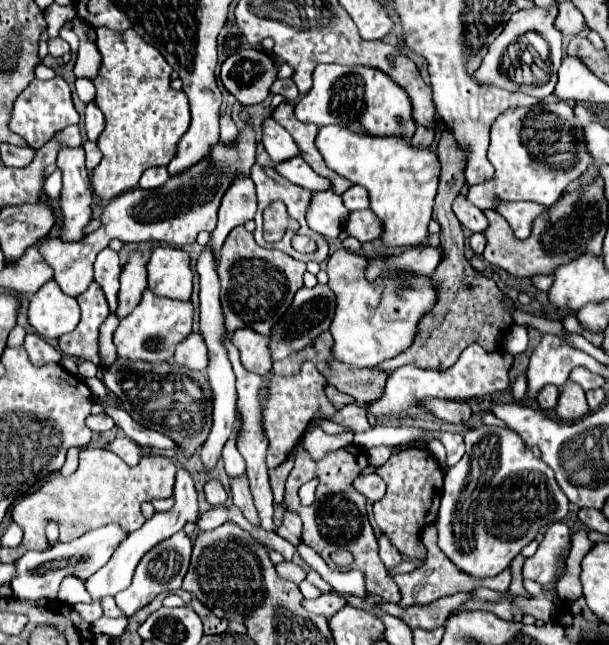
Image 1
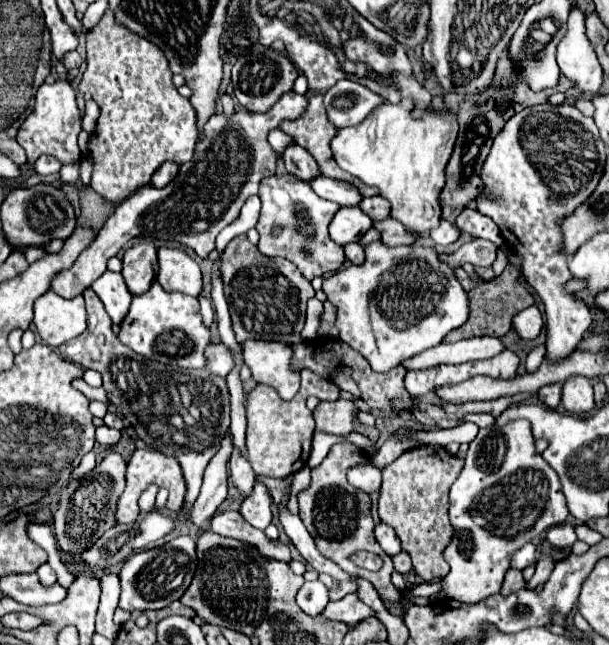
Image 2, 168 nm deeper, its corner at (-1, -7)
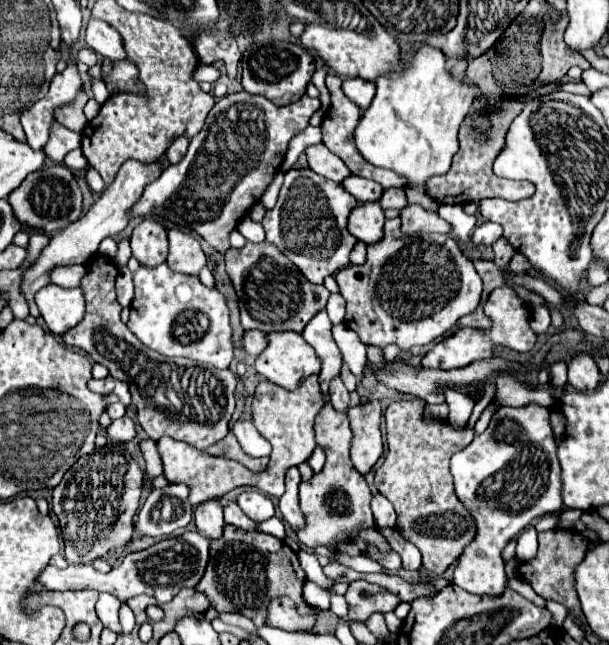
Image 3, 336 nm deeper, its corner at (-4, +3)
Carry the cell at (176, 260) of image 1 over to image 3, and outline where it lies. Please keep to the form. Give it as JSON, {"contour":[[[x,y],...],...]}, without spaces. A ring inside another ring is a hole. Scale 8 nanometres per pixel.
{"contour":[[[180,229],[168,231],[170,241],[170,253],[168,253],[168,265],[172,271],[186,273],[186,275],[198,275],[198,271],[206,265],[206,255],[200,247],[200,243]]]}

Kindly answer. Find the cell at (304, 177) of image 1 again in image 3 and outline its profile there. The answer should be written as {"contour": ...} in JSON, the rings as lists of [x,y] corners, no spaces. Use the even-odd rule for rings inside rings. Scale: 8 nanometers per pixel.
{"contour":[[[358,175],[348,177],[342,185],[344,185],[346,191],[352,193],[360,203],[380,201],[380,197],[382,197],[382,193],[384,193],[382,185],[378,185],[378,183],[372,181],[372,179],[362,179],[362,177],[358,177]]]}

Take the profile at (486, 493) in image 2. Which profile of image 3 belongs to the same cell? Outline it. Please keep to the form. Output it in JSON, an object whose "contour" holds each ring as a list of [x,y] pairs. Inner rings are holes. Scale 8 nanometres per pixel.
{"contour":[[[528,403],[524,407],[500,407],[494,413],[488,429],[482,435],[476,435],[474,441],[466,449],[452,455],[450,473],[454,477],[458,499],[474,515],[476,525],[478,525],[476,539],[464,549],[464,553],[458,559],[454,581],[458,587],[466,589],[468,593],[500,597],[508,581],[506,571],[504,571],[504,561],[502,561],[504,545],[512,537],[516,537],[520,531],[524,531],[532,519],[558,513],[562,507],[560,465],[558,465],[554,435],[550,427],[550,411],[536,403]]]}

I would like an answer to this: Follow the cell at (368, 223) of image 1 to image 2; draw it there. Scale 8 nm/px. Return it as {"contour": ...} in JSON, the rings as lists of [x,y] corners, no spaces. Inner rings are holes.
{"contour":[[[387,217],[383,221],[373,221],[373,229],[377,229],[381,233],[381,241],[387,245],[387,247],[395,247],[395,245],[411,245],[415,241],[415,235],[405,231],[405,227]]]}

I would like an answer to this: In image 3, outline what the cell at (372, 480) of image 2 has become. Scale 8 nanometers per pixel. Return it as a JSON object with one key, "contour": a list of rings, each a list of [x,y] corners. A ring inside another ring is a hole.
{"contour":[[[370,401],[348,409],[350,429],[354,433],[350,443],[350,459],[358,471],[370,471],[382,455],[382,407],[380,401]]]}

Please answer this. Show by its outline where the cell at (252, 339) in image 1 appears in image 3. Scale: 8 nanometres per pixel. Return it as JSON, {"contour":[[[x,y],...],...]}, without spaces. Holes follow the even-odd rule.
{"contour":[[[278,331],[268,335],[268,347],[258,355],[256,359],[256,371],[264,375],[268,381],[284,387],[284,389],[296,389],[306,377],[320,375],[322,361],[318,361],[318,355],[310,345],[306,345],[304,337],[294,331]]]}

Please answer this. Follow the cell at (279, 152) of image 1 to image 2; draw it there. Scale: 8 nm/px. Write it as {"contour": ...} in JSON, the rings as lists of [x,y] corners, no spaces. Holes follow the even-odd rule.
{"contour":[[[289,145],[283,155],[281,155],[281,161],[287,169],[287,173],[303,179],[303,181],[309,181],[313,177],[319,175],[319,167],[315,163],[315,159],[311,159],[309,151],[299,147],[299,145]]]}

